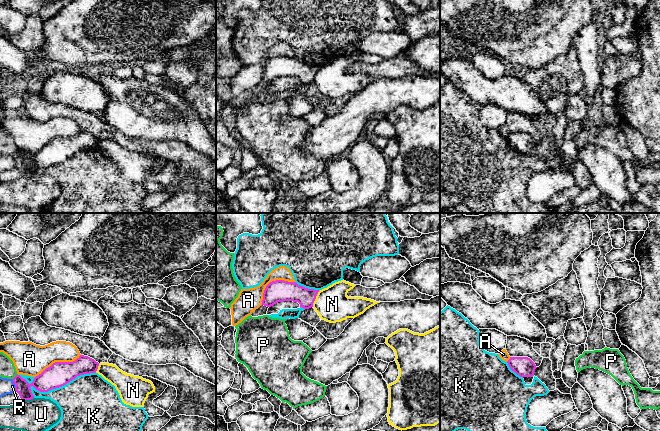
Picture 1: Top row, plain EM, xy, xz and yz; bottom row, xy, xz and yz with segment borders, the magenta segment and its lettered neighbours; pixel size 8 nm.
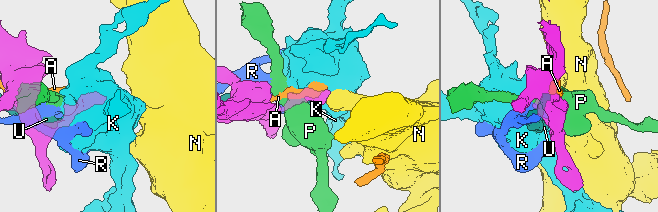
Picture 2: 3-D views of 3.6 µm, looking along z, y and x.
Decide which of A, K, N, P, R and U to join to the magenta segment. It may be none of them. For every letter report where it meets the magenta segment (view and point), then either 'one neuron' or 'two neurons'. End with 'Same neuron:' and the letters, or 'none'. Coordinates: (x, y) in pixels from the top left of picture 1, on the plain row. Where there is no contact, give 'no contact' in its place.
A: xz (272, 57) | two neurons
K: xy (57, 163) | two neurons
N: xz (315, 74) | two neurons
P: xy (14, 153) | two neurons
R: xy (15, 161) | two neurons
U: xy (27, 175) | two neurons
Same neuron: none

